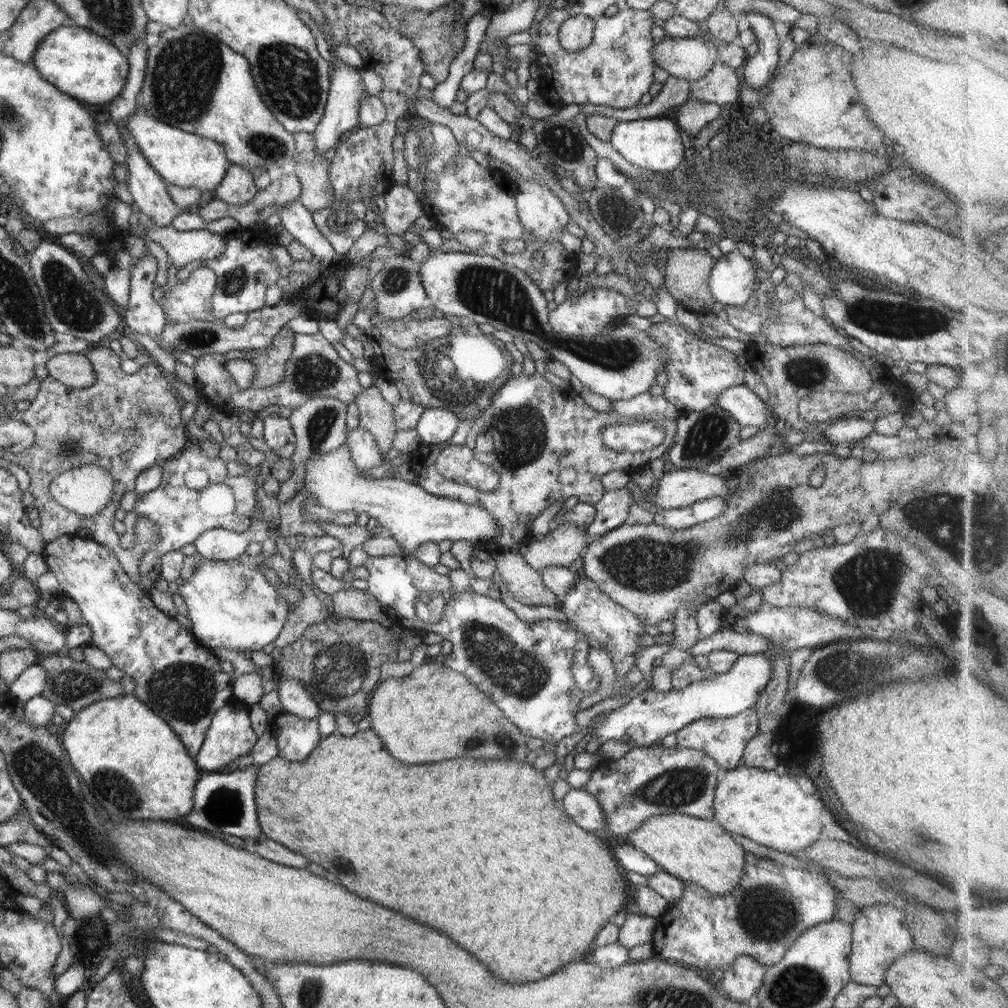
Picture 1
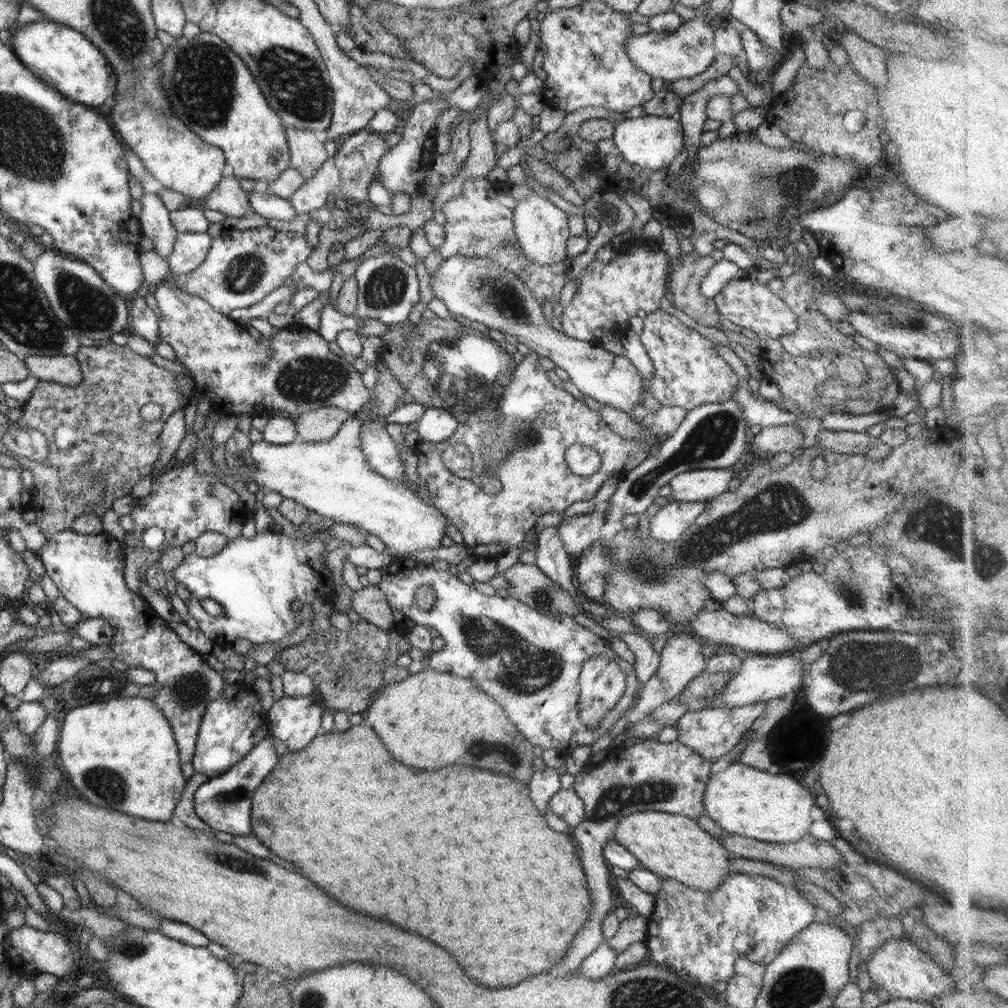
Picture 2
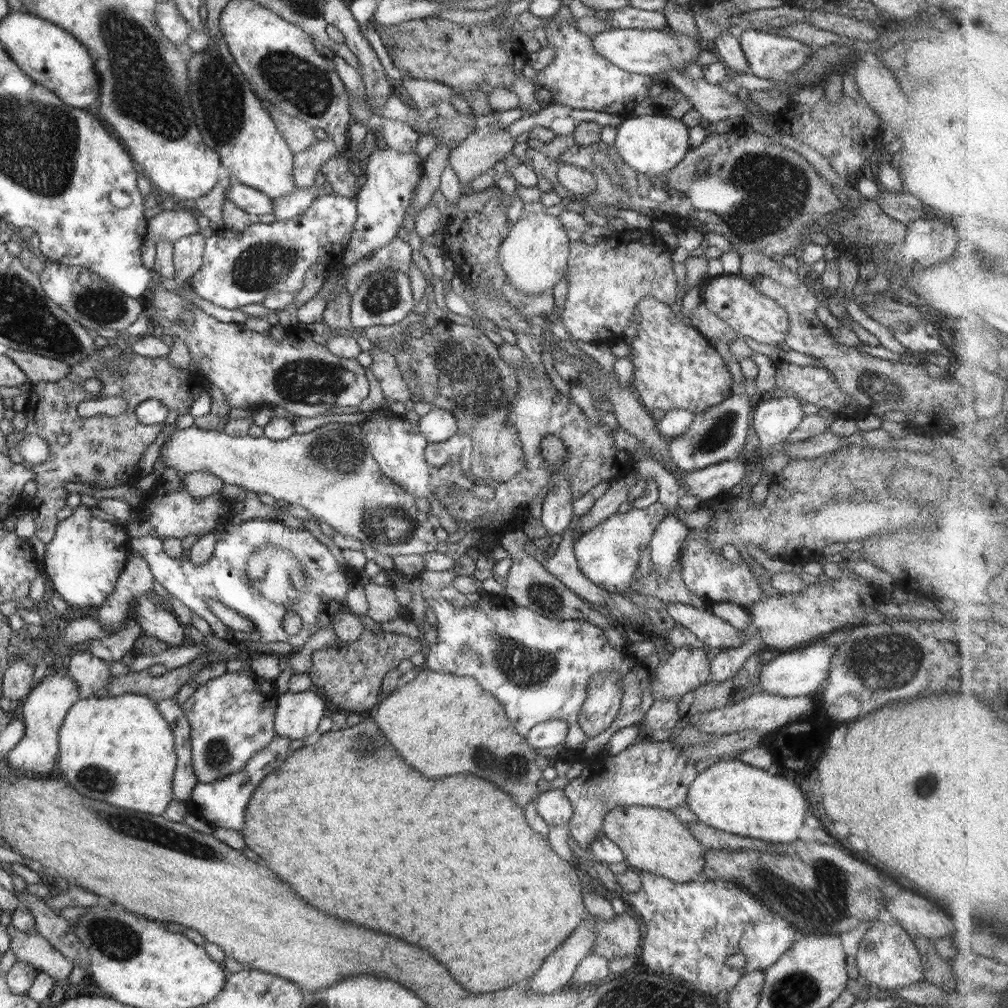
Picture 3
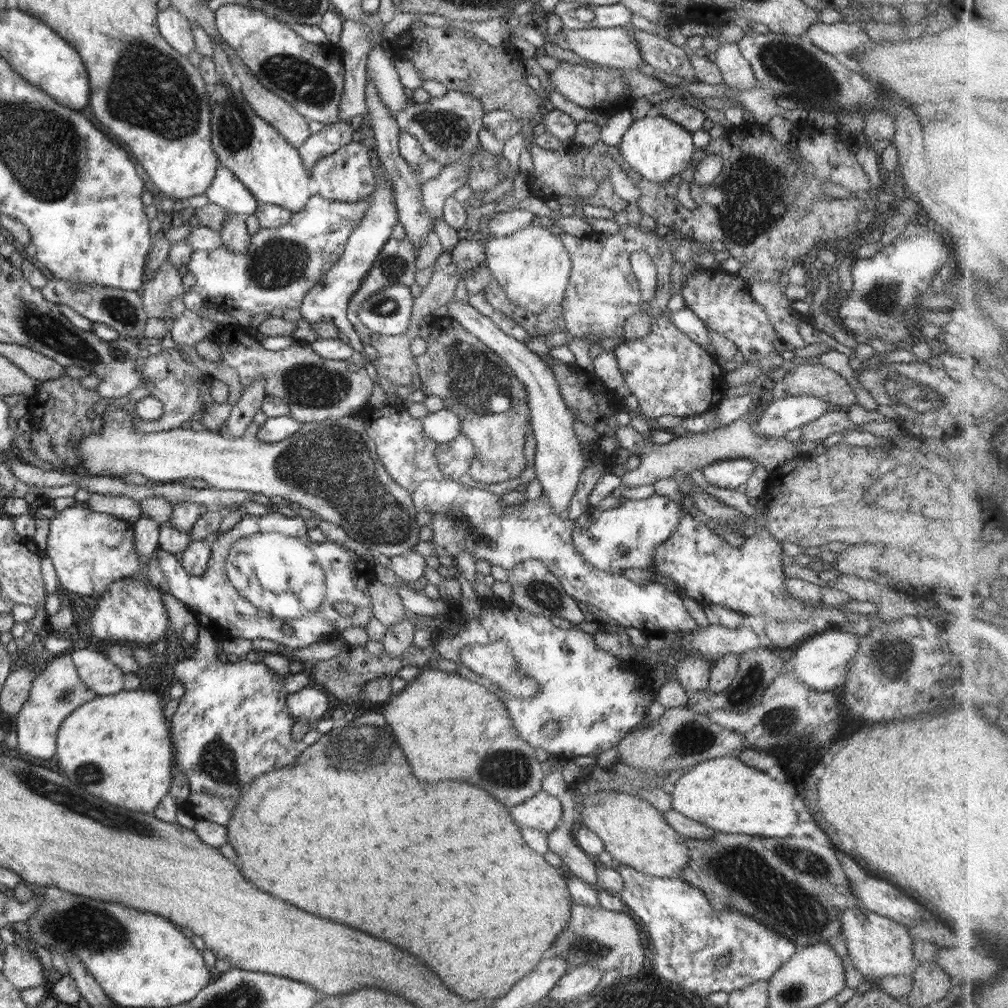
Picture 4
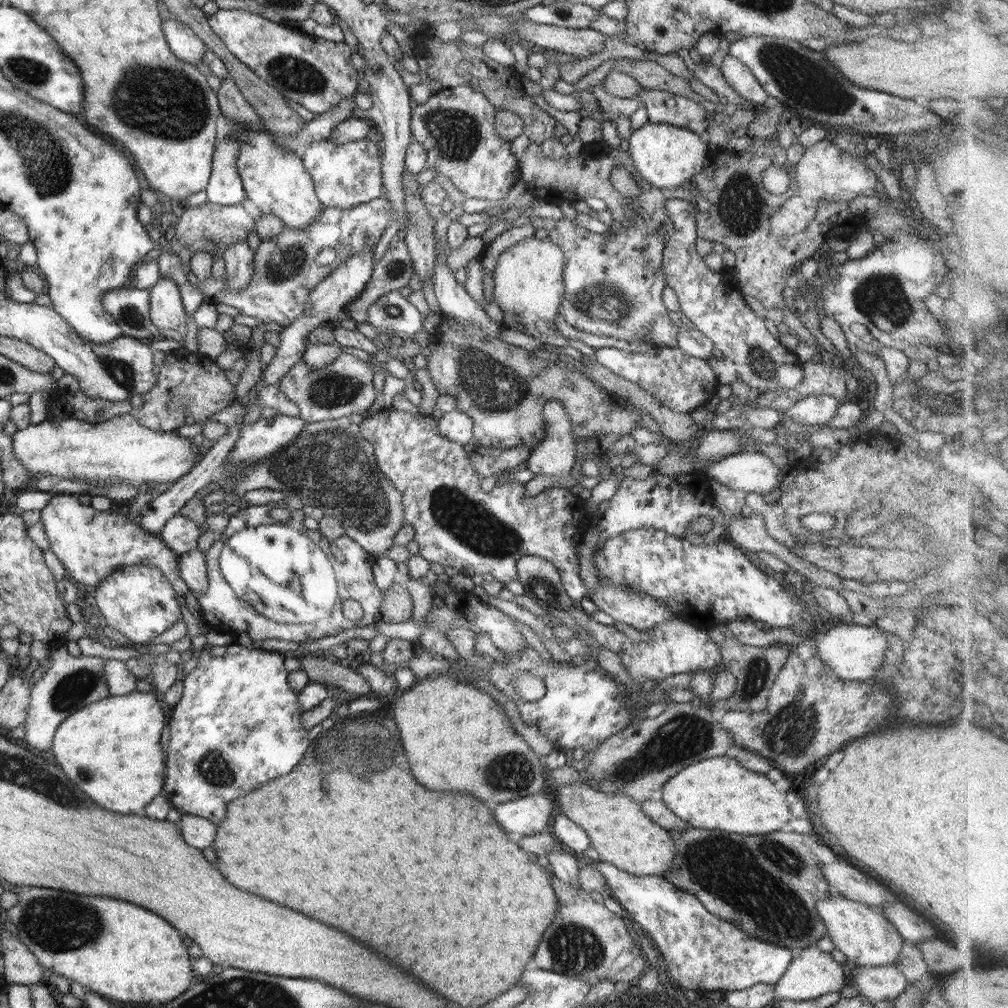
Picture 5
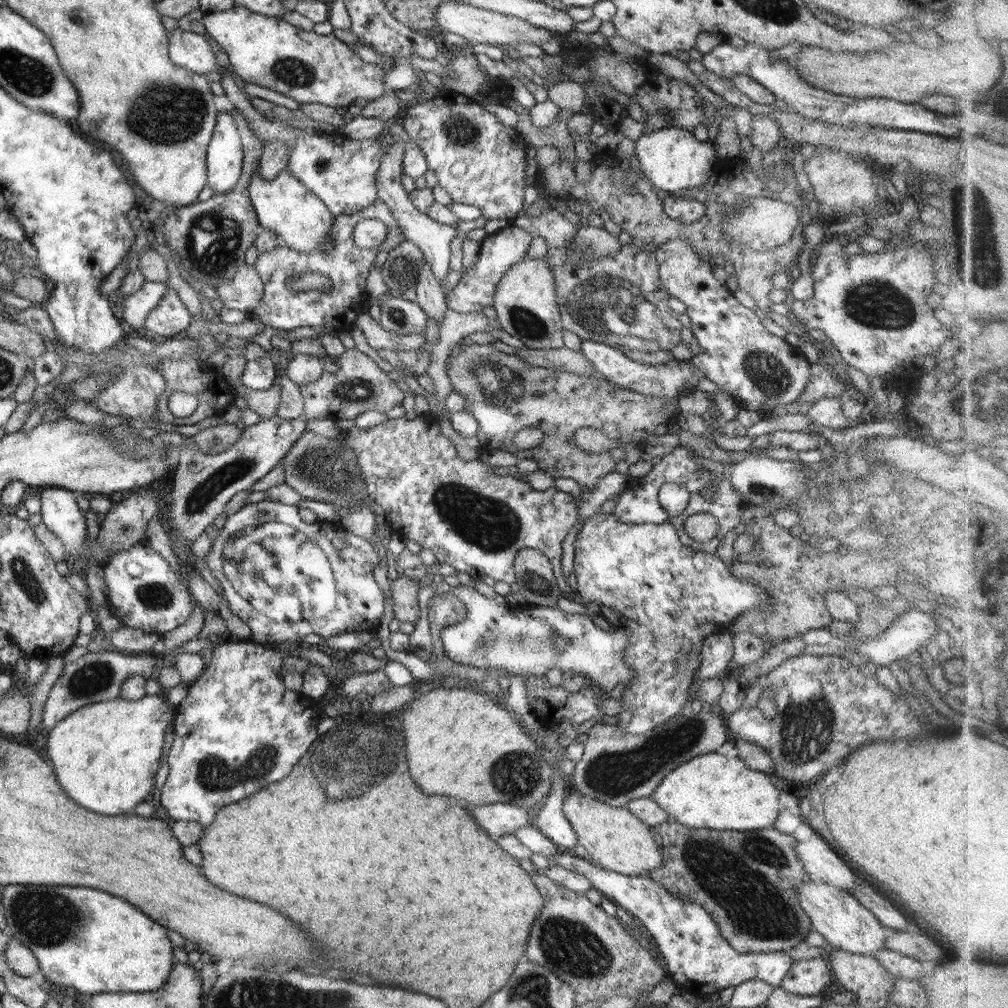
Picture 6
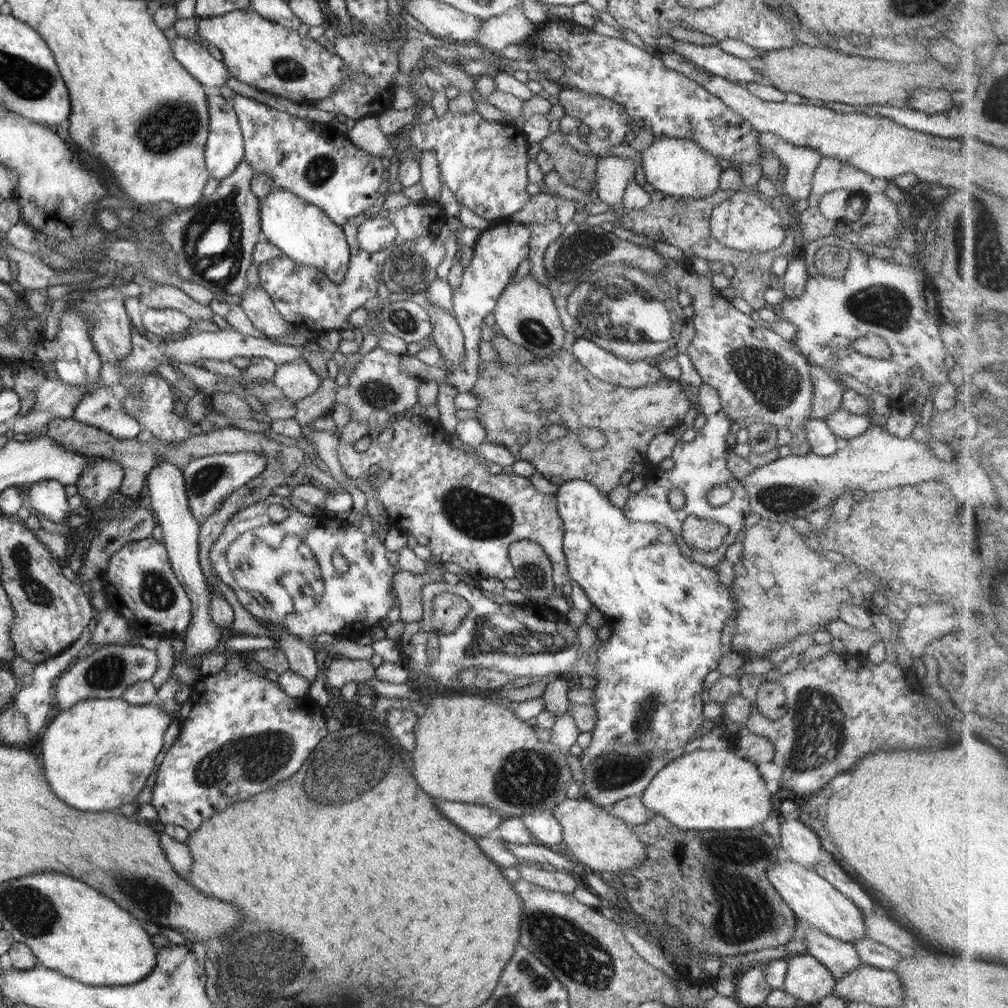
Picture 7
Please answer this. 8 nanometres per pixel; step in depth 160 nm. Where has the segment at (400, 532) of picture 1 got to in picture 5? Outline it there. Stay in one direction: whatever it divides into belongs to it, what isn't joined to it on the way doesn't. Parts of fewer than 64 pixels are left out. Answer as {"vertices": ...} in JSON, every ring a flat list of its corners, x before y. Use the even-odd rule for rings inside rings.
{"vertices":[[118,414,104,422,88,422,71,418,64,421,46,419,37,425,18,429,12,435,13,457,27,467,31,477,50,477,72,479,84,483,88,487,108,487,111,485,130,485,140,487,144,483,171,484,186,476,189,470,205,454,204,441,199,446,193,446,191,437,186,433,180,437,174,431,155,431,140,423,135,415],[362,414,342,418,307,423,301,433,280,450,273,452,264,460,259,460,250,468,237,470,230,477,231,491,245,494,251,490,278,490,289,499,298,497,306,508,318,507,325,516,337,518,345,528,345,535,355,540,366,552,378,559,394,545,394,535,403,526,403,502,400,491,392,486,377,465,374,447,362,438,359,424,364,420]]}

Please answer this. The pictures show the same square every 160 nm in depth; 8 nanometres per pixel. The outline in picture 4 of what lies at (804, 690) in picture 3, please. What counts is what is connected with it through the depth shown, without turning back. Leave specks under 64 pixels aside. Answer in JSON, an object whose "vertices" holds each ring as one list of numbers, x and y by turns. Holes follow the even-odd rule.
{"vertices":[[823,629,818,634,814,634,807,640,795,647,788,653,789,672,792,672,804,686,818,690,818,692,826,692,841,688,846,683,846,670,849,662,859,649,861,637,856,634,843,632,839,630]]}

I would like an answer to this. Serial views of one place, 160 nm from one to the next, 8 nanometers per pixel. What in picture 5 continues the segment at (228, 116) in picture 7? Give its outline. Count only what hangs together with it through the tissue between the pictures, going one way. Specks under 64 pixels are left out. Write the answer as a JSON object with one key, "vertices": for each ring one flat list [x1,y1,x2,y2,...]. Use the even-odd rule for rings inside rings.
{"vertices":[[225,135,213,152,211,175,204,190,207,202,236,206,246,200,243,182,237,169,239,144]]}

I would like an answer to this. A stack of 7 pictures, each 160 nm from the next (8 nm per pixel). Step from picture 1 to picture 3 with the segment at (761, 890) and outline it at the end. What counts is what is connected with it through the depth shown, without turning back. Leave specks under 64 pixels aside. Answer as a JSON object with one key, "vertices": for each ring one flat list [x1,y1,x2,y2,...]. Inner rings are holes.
{"vertices":[[639,871,639,875,640,890,622,894,626,905,636,910,646,926,639,962,648,966,648,972,676,976,710,996,732,990,743,973,764,971,776,964,801,935,795,926,770,912,755,894,732,882,679,883,646,871],[730,954,746,956,743,969,737,971,725,965]]}

